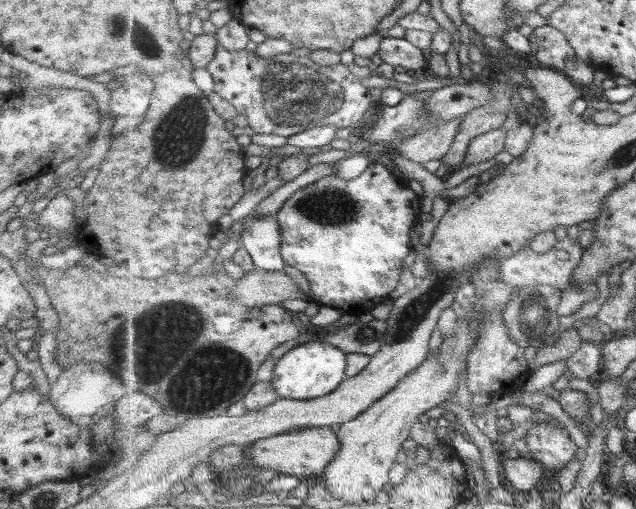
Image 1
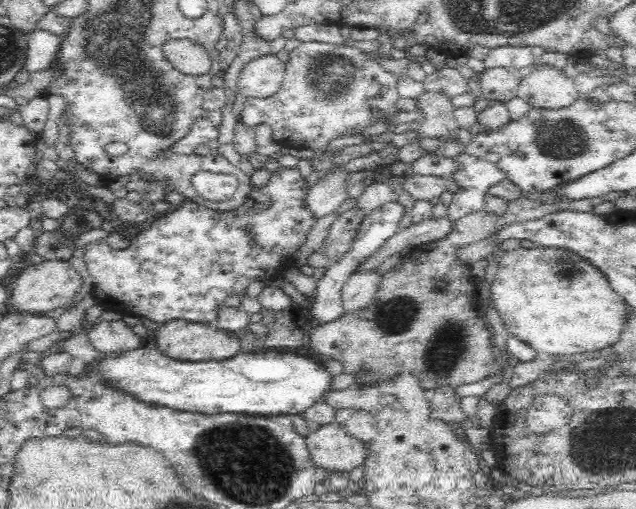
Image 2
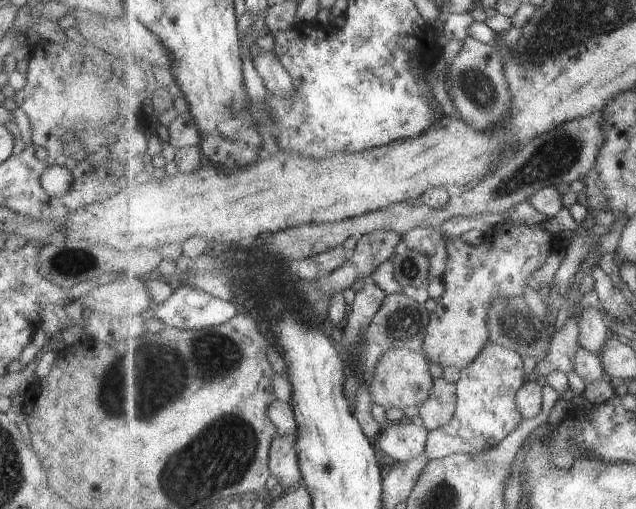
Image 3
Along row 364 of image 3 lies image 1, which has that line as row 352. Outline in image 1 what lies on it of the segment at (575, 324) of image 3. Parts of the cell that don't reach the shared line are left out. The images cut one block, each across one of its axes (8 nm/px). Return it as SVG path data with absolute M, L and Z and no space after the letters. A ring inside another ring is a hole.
M565 330L556 337L557 343L551 349L537 350L536 356L528 361L531 372L539 370L543 365L567 360L577 352L582 345L583 338L578 330Z

